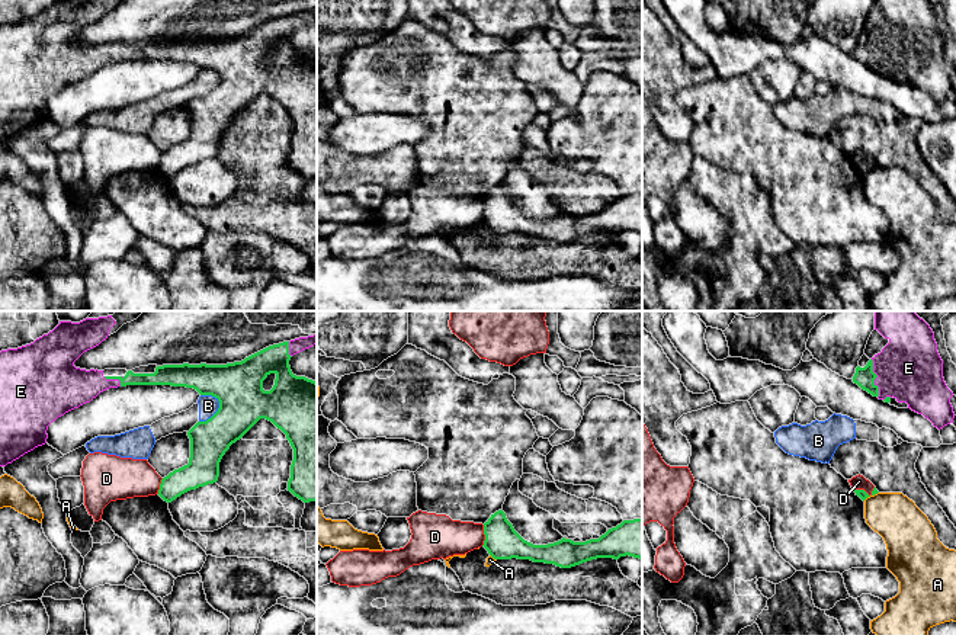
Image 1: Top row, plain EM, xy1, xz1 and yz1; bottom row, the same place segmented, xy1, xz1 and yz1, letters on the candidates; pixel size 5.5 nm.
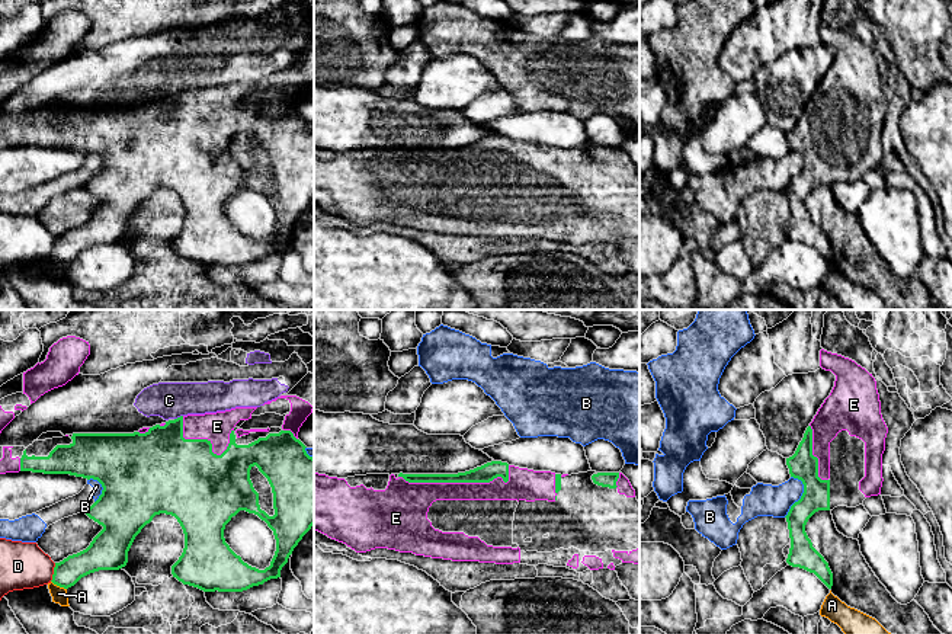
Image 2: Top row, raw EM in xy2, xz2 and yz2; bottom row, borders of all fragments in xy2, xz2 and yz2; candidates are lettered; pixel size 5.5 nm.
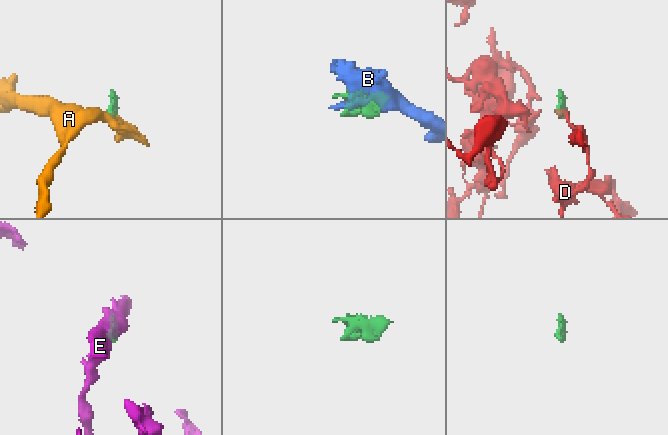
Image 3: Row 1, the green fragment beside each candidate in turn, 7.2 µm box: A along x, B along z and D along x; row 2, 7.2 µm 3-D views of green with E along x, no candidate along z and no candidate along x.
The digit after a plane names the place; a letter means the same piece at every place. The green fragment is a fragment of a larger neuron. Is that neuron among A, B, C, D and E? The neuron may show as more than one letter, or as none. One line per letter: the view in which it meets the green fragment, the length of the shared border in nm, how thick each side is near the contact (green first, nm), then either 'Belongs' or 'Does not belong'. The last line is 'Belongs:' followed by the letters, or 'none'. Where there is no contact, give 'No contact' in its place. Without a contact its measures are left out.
A: Touches green in xy2. Shared border 100 nm. Thickness 150 nm (green) against 80 nm. Does not belong
B: Touches green in yz2. Shared border 240 nm. Thickness 160 nm (green) against 180 nm. Does not belong
C: Touches green in xy2. Shared border 50 nm. Thickness 360 nm (green) against 200 nm. Does not belong
D: Touches green in xz1. Shared border 120 nm. Thickness 190 nm (green) against 240 nm. Does not belong
E: Touches green in xz2. Shared border 600 nm. Thickness 100 nm (green) against 170 nm. Belongs
Belongs: E

